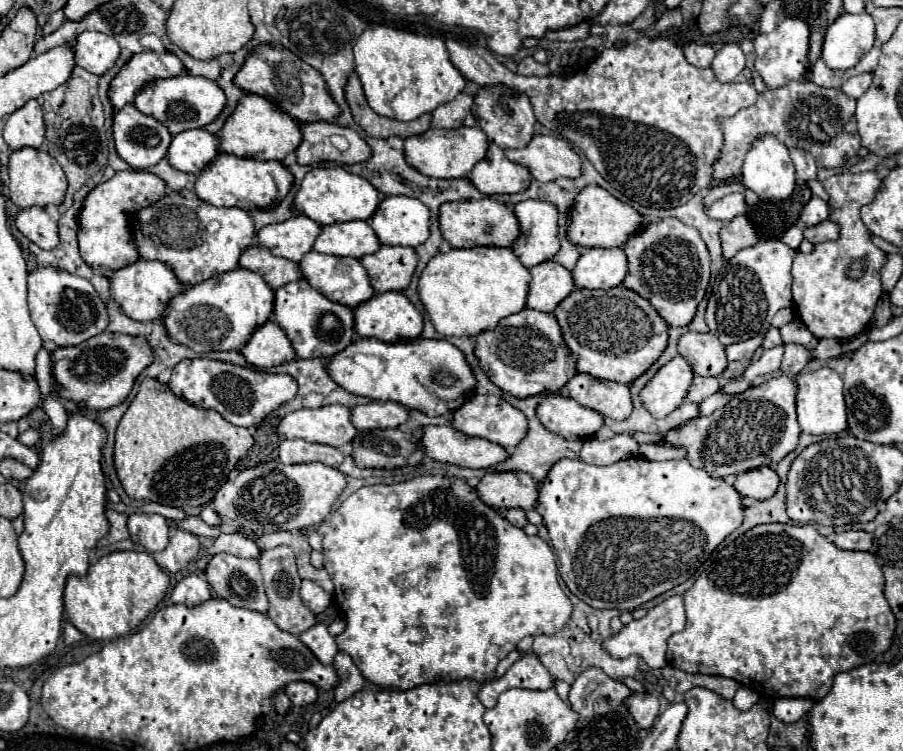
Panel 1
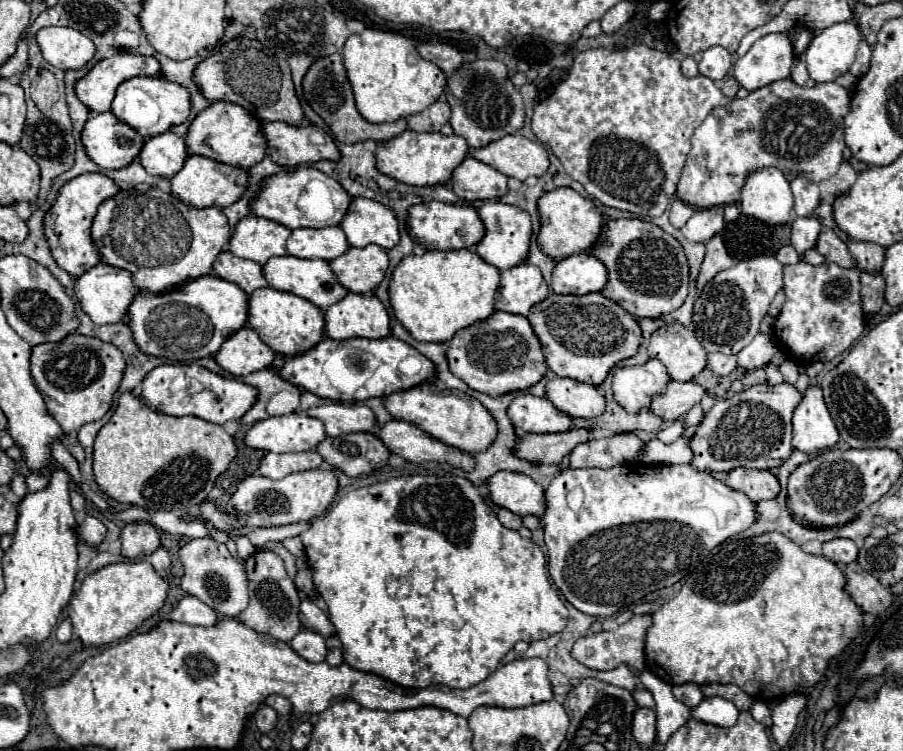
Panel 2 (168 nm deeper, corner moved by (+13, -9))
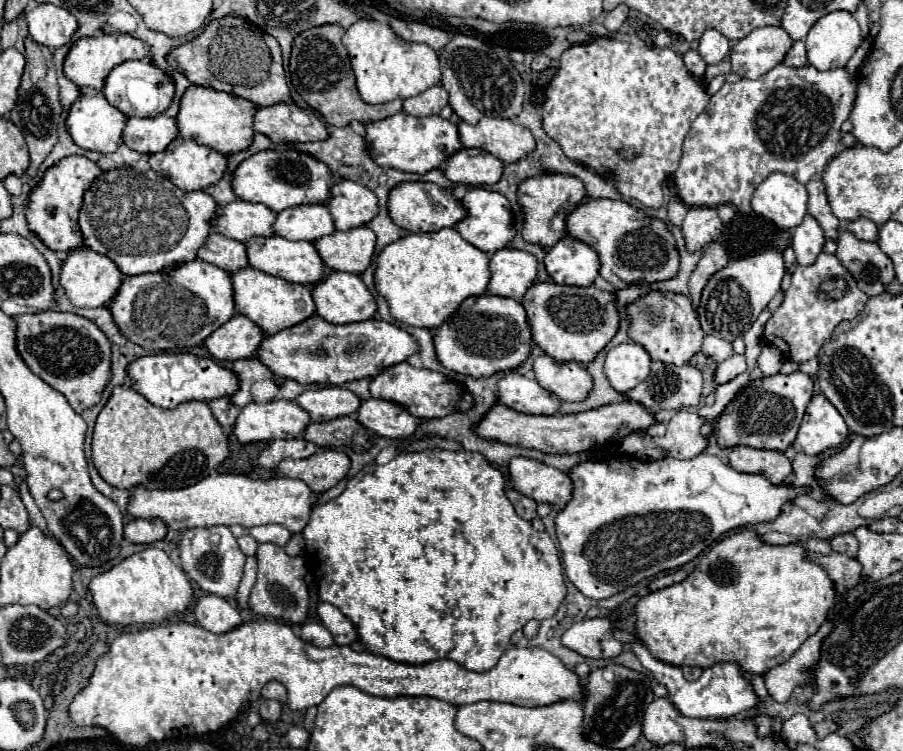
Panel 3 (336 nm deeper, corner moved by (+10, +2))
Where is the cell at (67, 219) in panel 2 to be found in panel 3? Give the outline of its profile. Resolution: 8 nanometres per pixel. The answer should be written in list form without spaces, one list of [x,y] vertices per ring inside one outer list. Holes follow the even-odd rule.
[[[65,156],[57,164],[45,170],[43,178],[31,188],[27,204],[27,228],[51,250],[69,252],[83,246],[83,238],[77,224],[77,214],[83,204],[83,194],[91,182],[101,174],[101,168],[87,156]]]

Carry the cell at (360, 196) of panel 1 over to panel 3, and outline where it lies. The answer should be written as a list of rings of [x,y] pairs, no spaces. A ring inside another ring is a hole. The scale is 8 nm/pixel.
[[[293,148],[283,150],[261,150],[243,160],[231,180],[231,188],[237,198],[247,202],[261,202],[273,212],[281,212],[289,206],[299,204],[325,204],[329,200],[329,190],[335,184],[335,176],[329,168],[317,162],[313,156],[297,152]]]

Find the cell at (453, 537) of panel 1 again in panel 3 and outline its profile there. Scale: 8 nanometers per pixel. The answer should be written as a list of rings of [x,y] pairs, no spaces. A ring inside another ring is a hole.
[[[431,448],[421,452],[399,454],[387,464],[369,464],[347,482],[343,494],[329,500],[327,504],[313,508],[311,520],[303,530],[303,538],[305,538],[305,556],[319,582],[319,598],[323,602],[337,606],[355,624],[359,632],[359,640],[365,644],[365,648],[371,654],[379,654],[395,662],[427,664],[433,660],[447,658],[459,662],[461,666],[473,672],[491,670],[499,662],[501,654],[507,650],[513,632],[523,628],[531,618],[545,620],[553,616],[567,594],[559,552],[553,540],[549,538],[547,532],[533,530],[531,522],[515,514],[513,504],[505,496],[503,472],[493,464],[489,464],[489,460],[485,460],[485,456],[481,456],[479,452]]]

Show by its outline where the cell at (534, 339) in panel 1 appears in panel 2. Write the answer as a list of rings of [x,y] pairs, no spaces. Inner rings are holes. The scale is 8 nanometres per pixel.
[[[504,311],[492,313],[486,321],[478,321],[454,335],[448,349],[450,371],[466,381],[474,391],[486,395],[506,395],[512,391],[526,391],[536,385],[548,371],[542,345],[530,327],[530,321],[522,315]]]

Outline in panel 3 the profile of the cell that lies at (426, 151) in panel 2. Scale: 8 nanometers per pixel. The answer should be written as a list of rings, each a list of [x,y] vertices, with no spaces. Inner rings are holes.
[[[397,112],[389,118],[365,124],[365,142],[369,154],[379,166],[415,174],[427,174],[429,170],[443,166],[443,162],[453,156],[453,152],[463,148],[457,126],[451,120],[443,120],[441,116],[417,118],[405,112]]]

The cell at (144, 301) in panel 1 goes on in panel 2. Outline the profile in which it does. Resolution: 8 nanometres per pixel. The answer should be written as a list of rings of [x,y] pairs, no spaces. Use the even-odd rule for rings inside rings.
[[[98,263],[84,275],[76,279],[76,297],[80,301],[80,307],[96,325],[110,325],[120,323],[128,317],[128,309],[134,301],[134,297],[140,293],[138,287],[134,287],[132,275],[126,269],[110,267],[108,263]]]

